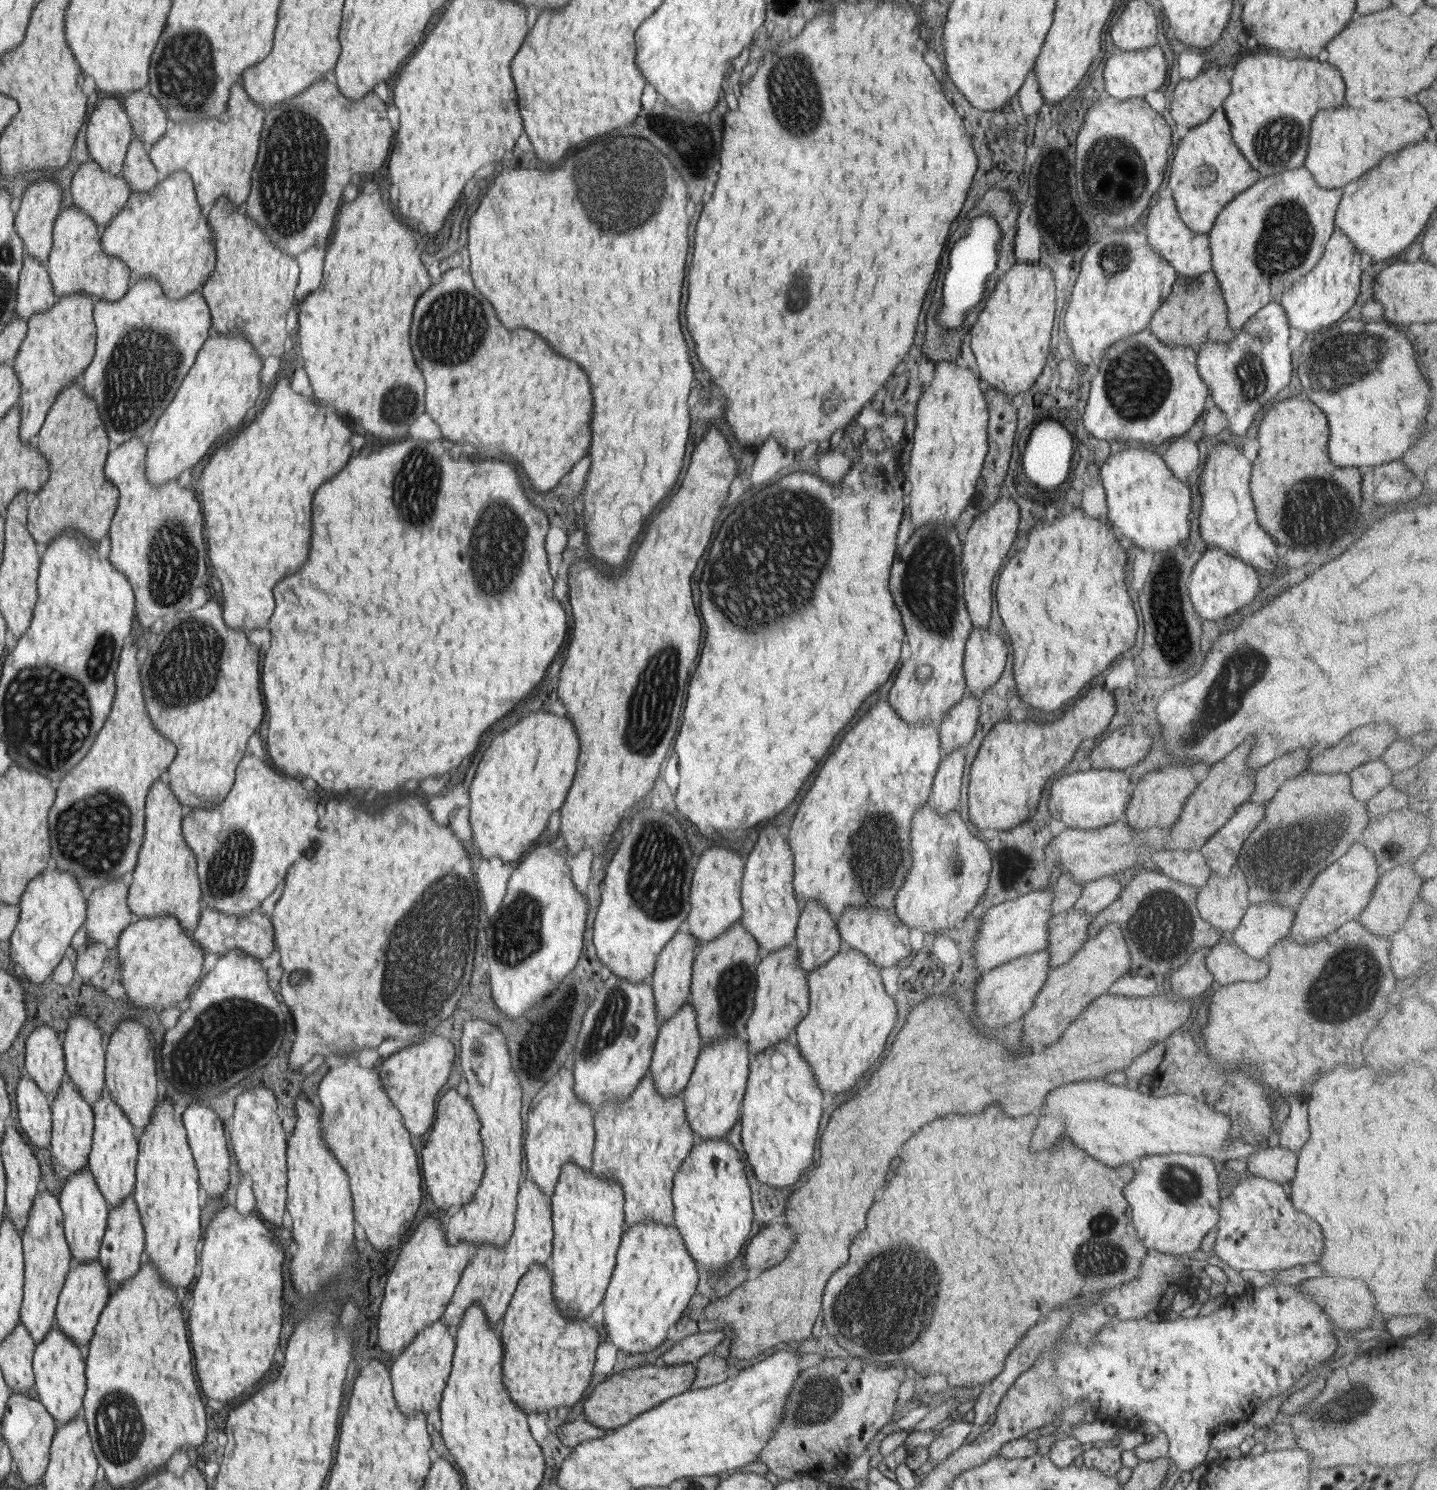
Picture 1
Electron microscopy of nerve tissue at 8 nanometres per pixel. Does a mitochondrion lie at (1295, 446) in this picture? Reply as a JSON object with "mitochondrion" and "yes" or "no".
{"mitochondrion":"no"}

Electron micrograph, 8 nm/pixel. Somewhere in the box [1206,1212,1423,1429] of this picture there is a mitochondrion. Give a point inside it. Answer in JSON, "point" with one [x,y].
{"point":[1355,1405]}

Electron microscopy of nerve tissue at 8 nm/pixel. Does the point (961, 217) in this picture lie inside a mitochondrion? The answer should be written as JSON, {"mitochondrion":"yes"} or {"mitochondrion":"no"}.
{"mitochondrion":"no"}

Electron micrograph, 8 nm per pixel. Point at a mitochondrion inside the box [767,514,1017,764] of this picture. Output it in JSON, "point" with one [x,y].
{"point":[928,583]}

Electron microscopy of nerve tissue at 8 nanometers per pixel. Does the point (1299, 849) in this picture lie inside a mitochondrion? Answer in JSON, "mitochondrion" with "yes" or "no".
{"mitochondrion":"yes"}

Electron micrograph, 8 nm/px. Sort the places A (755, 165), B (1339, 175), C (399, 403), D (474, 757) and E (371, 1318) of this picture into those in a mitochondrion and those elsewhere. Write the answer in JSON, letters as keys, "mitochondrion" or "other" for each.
{"A":"other","B":"other","C":"mitochondrion","D":"other","E":"other"}

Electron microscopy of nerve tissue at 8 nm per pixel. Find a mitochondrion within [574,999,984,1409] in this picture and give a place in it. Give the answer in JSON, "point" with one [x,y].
{"point":[897,1308]}

